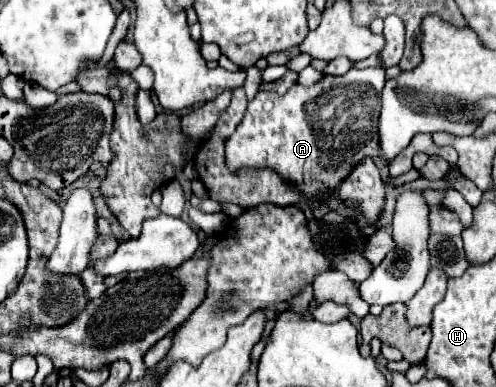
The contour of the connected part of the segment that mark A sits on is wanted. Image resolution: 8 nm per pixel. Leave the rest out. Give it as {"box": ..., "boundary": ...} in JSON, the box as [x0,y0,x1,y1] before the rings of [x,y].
{"box":[226,68,386,196],"boundary":[[[352,68],[344,76],[324,76],[314,86],[294,84],[284,96],[276,92],[258,92],[254,100],[248,102],[244,120],[238,124],[236,132],[226,142],[226,164],[234,172],[242,166],[272,168],[284,176],[284,180],[296,184],[304,194],[318,196],[320,192],[336,190],[340,180],[348,176],[352,164],[362,158],[378,156],[376,146],[376,126],[380,116],[380,90],[384,88],[386,72],[382,68]]]}

